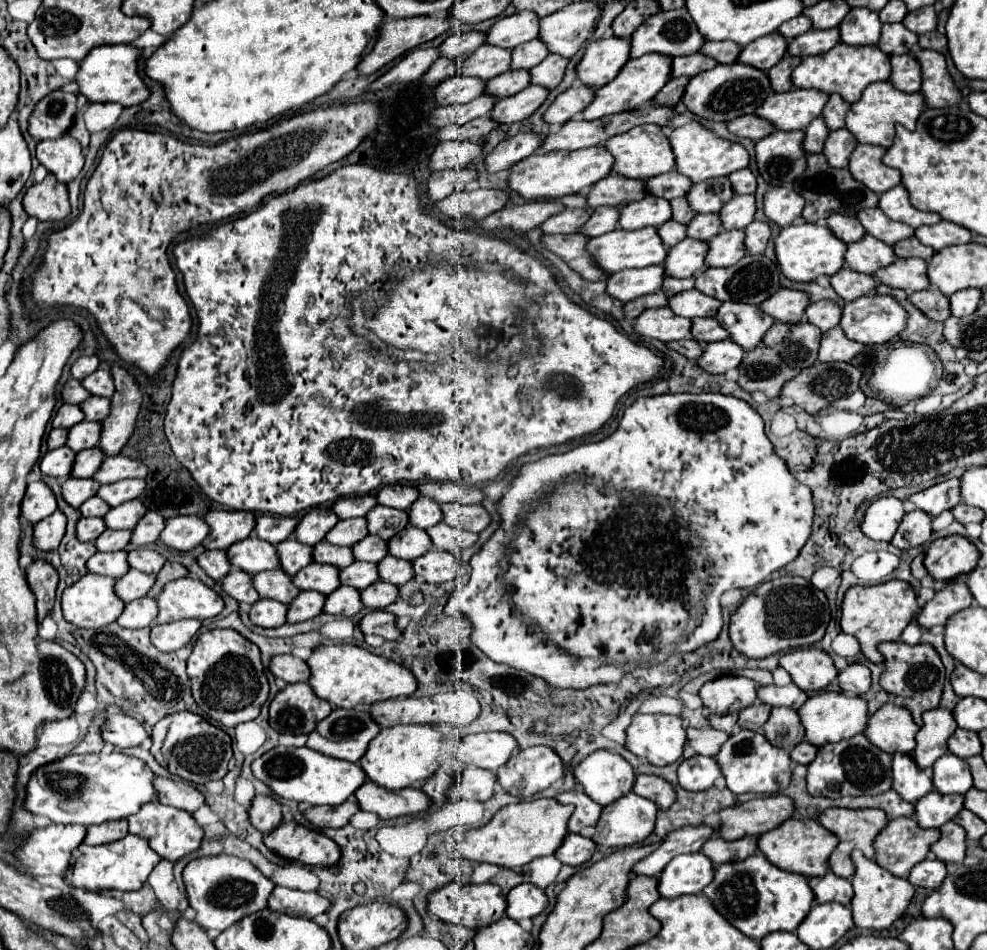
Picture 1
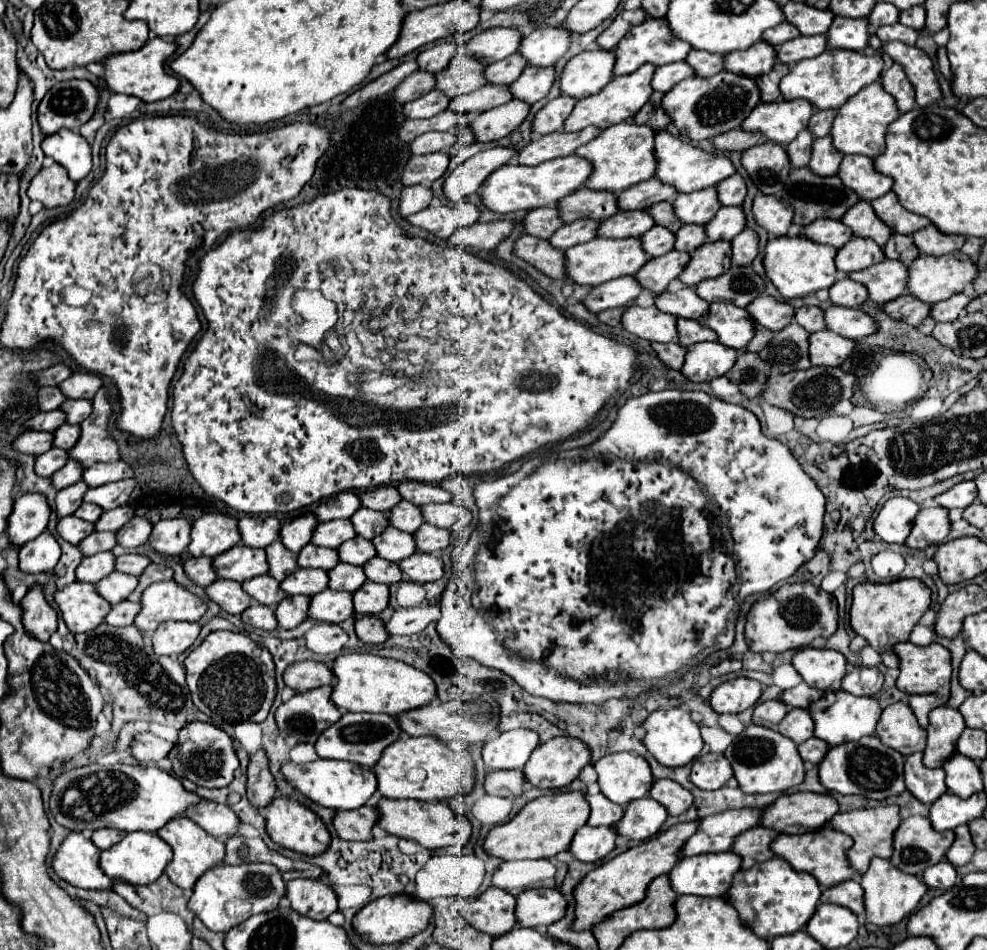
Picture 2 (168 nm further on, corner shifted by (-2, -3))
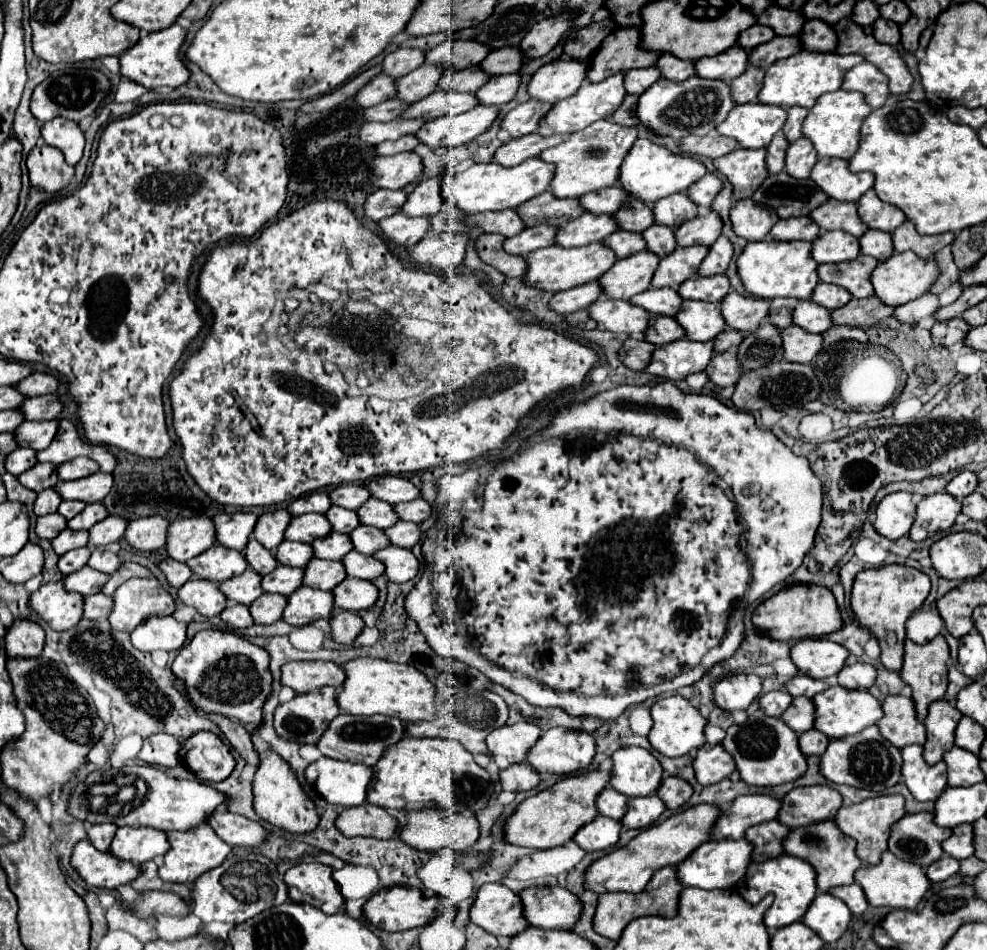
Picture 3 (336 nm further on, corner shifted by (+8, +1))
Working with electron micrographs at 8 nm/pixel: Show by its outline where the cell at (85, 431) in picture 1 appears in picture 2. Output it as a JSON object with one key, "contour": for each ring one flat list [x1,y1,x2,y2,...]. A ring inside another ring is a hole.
{"contour":[[63,423,59,429,55,429,55,441,53,441,53,447,59,447,59,449,65,449,69,451,77,439,79,439,79,425,69,425,69,423]]}

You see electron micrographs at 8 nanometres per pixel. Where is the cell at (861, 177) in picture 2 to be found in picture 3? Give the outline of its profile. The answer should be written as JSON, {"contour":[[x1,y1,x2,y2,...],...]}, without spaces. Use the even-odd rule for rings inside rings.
{"contour":[[837,157,819,159,811,171,811,179,825,189,829,197,839,201,859,201,859,197,875,183,873,173,853,173,849,163]]}

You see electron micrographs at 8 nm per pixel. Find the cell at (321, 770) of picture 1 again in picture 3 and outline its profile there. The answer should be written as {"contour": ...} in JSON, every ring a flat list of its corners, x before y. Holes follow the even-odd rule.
{"contour":[[327,757,313,761,305,769,307,783,311,783,327,803,341,807,361,805,367,797,365,791,371,777,373,771,367,765]]}

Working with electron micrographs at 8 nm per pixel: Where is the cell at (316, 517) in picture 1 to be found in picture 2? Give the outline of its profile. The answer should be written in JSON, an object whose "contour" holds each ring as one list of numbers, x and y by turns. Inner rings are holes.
{"contour":[[305,513,305,515,299,515,299,517,283,523,281,531,279,531,281,543,291,553,299,553,309,543,315,525,317,525,317,519,313,513]]}

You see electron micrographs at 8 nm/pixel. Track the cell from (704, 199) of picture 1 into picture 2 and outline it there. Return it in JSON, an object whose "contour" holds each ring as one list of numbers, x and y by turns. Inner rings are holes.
{"contour":[[701,189,695,193,679,193,677,199,673,201,675,215,683,223,693,223,693,225,703,225,715,217,719,211,719,199,715,189]]}

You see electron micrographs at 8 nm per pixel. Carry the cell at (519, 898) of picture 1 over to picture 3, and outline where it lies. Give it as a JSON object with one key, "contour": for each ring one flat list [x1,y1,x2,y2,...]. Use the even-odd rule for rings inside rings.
{"contour":[[529,887,519,897,527,923,541,929,571,929,583,909,563,887]]}

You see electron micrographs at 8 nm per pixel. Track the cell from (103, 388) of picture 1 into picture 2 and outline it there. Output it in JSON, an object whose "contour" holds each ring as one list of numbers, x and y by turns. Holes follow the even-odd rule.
{"contour":[[75,371,71,377,57,385,69,399,93,399,101,389,101,379,87,371]]}

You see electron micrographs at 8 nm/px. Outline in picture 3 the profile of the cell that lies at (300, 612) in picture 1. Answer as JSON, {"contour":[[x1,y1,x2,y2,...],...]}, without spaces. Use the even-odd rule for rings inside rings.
{"contour":[[263,593,249,607,251,609,251,615,253,615,253,621,259,623,259,625,273,625,275,621,279,621,283,617,285,603,287,603,287,597,285,595]]}

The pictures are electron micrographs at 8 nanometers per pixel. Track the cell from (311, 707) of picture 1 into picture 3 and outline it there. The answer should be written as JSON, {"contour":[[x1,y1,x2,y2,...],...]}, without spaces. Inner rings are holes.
{"contour":[[321,687,313,693,295,695,291,701,281,703,275,709,273,727,279,737,303,743,317,743,325,725,339,715,335,703,335,689]]}

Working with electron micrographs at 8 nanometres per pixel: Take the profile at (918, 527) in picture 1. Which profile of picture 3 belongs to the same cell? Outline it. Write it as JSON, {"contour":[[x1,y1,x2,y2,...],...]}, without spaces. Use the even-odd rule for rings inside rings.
{"contour":[[935,493,923,497,917,503,917,517,909,529,909,539,923,541,927,537,947,531,955,523,959,511,961,511,961,503,947,493]]}

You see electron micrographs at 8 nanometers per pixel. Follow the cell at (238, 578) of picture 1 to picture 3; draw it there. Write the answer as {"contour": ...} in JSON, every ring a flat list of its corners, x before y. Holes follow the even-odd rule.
{"contour":[[189,579,181,589,179,589,179,599,185,605,195,607,201,615,213,617,219,615,227,607,227,597,221,593,217,581,207,581,207,579]]}

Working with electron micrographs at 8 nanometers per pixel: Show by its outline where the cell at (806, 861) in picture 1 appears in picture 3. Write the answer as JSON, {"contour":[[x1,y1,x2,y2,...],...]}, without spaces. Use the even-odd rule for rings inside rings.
{"contour":[[823,821,807,827,797,827,791,829,789,835,783,839,783,849,787,855,799,857,813,865,817,871,817,887,825,893,829,887,837,885,849,885,853,883,853,873,865,865,857,855,855,855,855,841,849,839,839,831,839,827,833,821]]}

